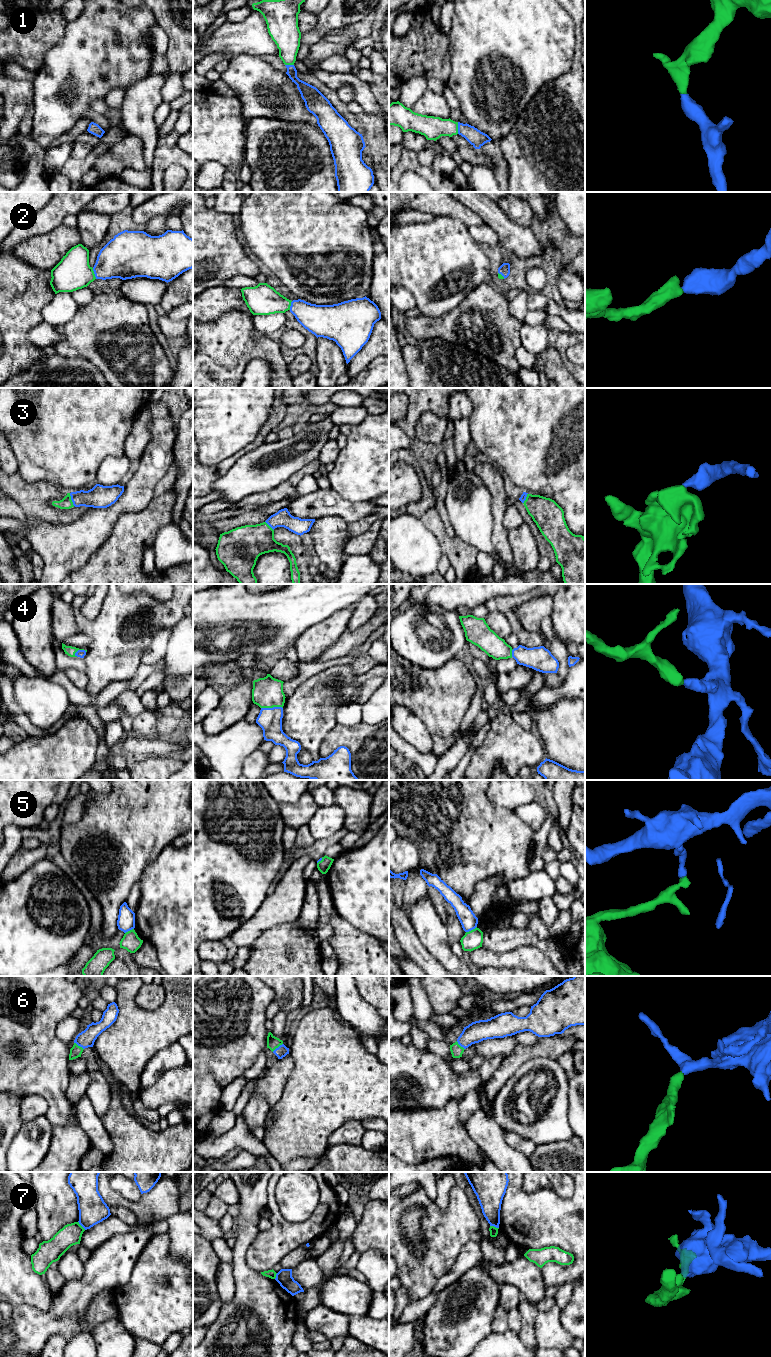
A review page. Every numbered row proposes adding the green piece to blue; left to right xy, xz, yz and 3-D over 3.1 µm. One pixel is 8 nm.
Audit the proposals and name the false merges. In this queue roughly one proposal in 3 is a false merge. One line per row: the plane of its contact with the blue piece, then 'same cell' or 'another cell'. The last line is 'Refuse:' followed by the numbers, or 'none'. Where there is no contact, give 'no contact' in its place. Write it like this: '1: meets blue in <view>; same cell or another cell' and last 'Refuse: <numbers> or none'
1: meets blue in yz; same cell
2: meets blue in xy; same cell
3: meets blue in xy; same cell
4: meets blue in xz; same cell
5: meets blue in yz; another cell
6: meets blue in xz; same cell
7: meets blue in yz; another cell
Refuse: 5, 7

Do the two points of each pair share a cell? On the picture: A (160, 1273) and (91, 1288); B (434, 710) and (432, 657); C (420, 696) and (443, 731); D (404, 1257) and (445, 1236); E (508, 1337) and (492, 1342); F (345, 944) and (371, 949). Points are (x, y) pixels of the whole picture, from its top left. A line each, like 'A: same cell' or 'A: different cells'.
A: different cells
B: different cells
C: same cell
D: same cell
E: same cell
F: same cell

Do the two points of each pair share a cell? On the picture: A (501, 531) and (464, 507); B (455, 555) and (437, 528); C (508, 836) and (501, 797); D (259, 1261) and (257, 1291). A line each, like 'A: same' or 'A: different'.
A: different
B: same
C: different
D: different

